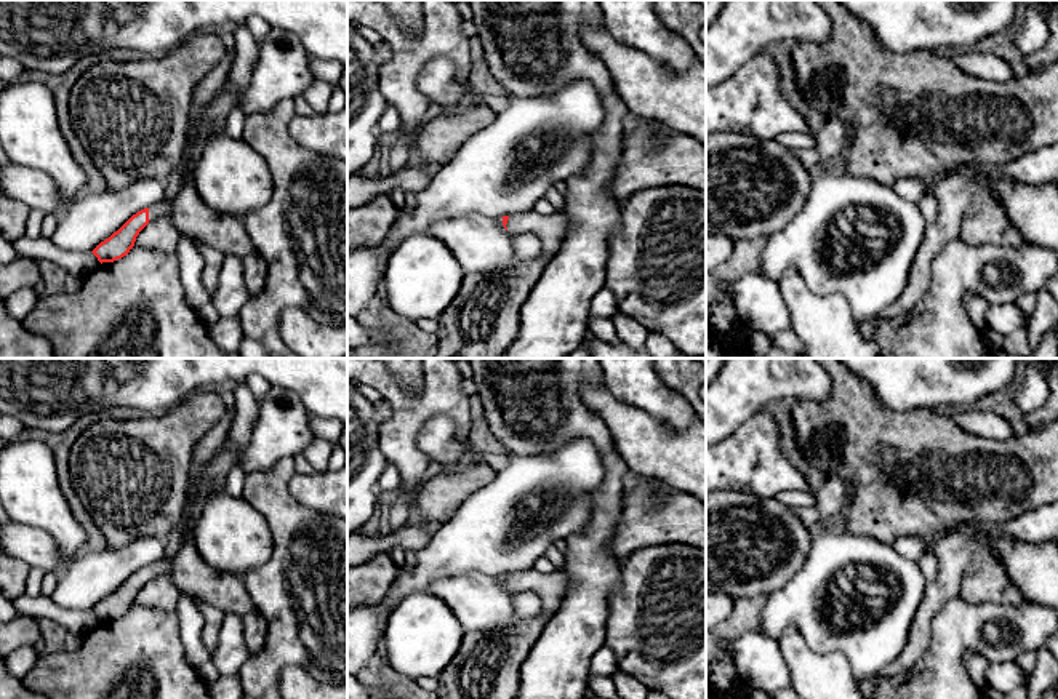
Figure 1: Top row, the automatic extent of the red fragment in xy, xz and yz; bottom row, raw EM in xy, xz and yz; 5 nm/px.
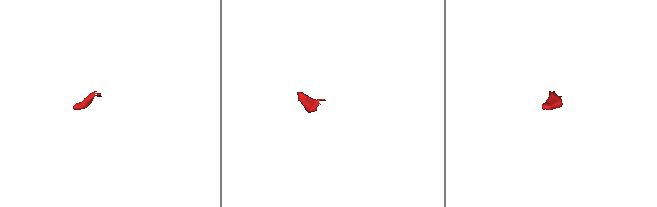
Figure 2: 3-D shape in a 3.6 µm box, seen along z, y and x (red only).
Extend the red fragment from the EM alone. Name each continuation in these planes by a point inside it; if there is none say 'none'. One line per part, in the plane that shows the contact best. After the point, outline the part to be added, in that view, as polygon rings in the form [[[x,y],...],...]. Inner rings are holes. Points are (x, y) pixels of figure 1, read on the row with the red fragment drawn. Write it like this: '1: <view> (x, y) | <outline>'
1: xz (484, 319) | [[[533,210],[509,216],[506,227],[512,235],[536,235],[543,245],[541,256],[533,262],[517,262],[503,272],[464,274],[458,294],[439,318],[435,358],[499,358],[507,350],[520,328],[520,309],[546,264],[562,246],[568,219],[563,213],[541,214]]]

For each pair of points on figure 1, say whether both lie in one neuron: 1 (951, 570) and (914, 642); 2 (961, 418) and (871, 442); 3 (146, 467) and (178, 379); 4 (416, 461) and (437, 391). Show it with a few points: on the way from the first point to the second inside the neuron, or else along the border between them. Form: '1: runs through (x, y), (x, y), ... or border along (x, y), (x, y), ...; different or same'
1: runs through (943, 587), (924, 615), (922, 624); same
2: border along (951, 416), (965, 431), (988, 437); different
3: border along (183, 399), (168, 410), (146, 415); different
4: runs through (408, 443), (408, 419), (420, 408); same

